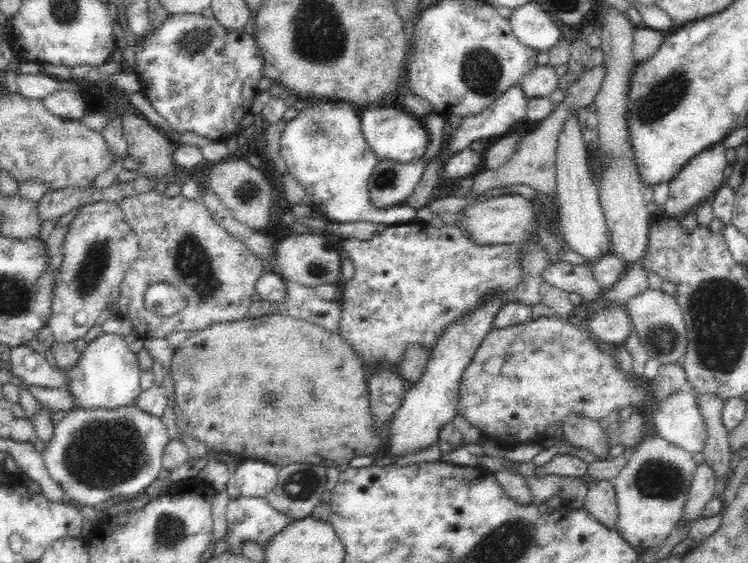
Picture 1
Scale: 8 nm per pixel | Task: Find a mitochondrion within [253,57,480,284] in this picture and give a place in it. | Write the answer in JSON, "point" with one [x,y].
{"point":[385,180]}

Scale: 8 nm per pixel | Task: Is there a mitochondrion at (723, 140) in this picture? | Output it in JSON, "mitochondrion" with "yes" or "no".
{"mitochondrion":"no"}

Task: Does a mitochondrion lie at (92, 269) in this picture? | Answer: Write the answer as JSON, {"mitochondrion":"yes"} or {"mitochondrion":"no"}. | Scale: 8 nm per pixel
{"mitochondrion":"yes"}

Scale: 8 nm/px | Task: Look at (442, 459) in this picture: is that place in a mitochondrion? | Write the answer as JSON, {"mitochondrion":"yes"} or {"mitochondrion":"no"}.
{"mitochondrion":"no"}

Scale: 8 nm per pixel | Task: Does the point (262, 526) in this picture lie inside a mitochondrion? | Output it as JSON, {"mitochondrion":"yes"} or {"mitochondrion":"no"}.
{"mitochondrion":"no"}

